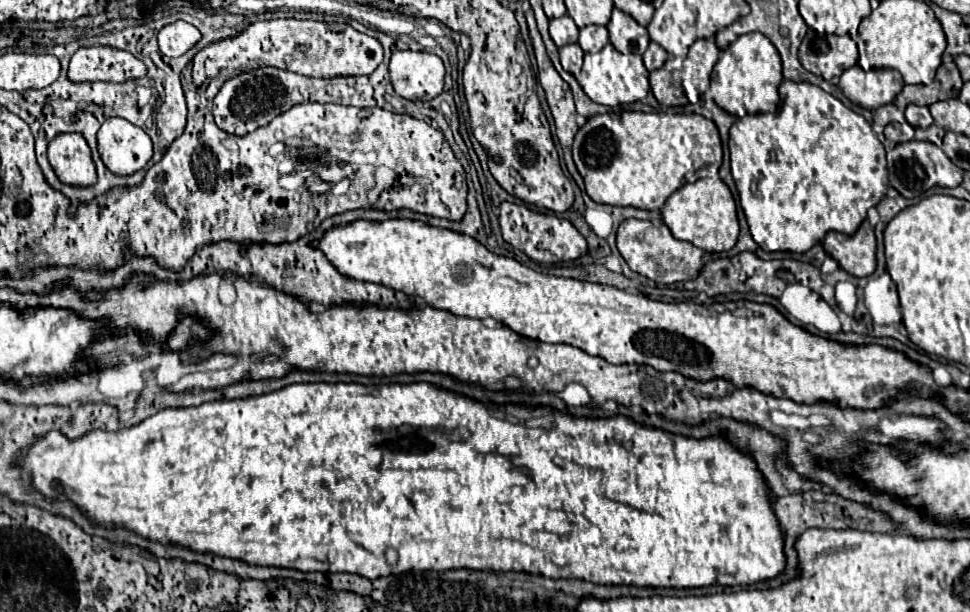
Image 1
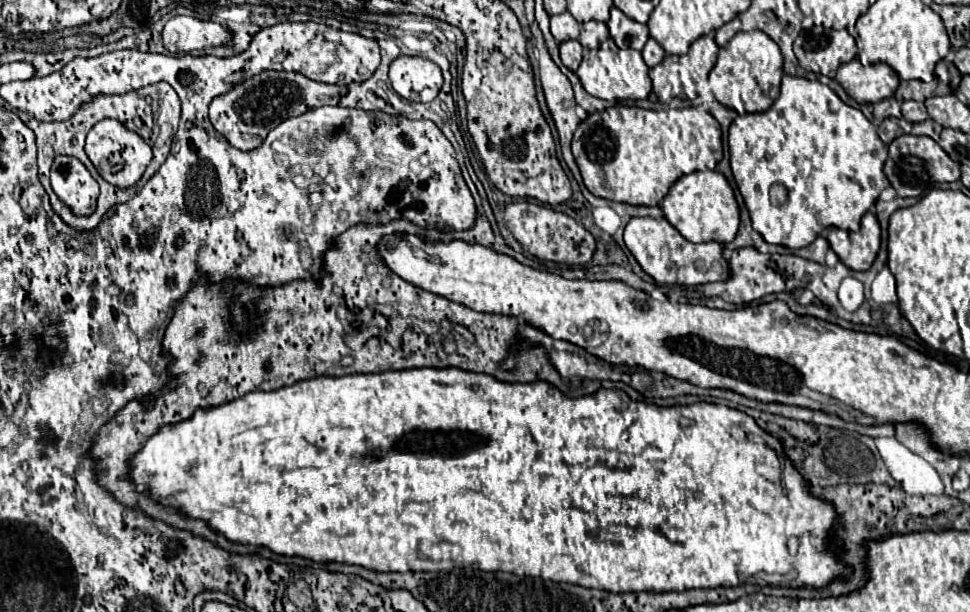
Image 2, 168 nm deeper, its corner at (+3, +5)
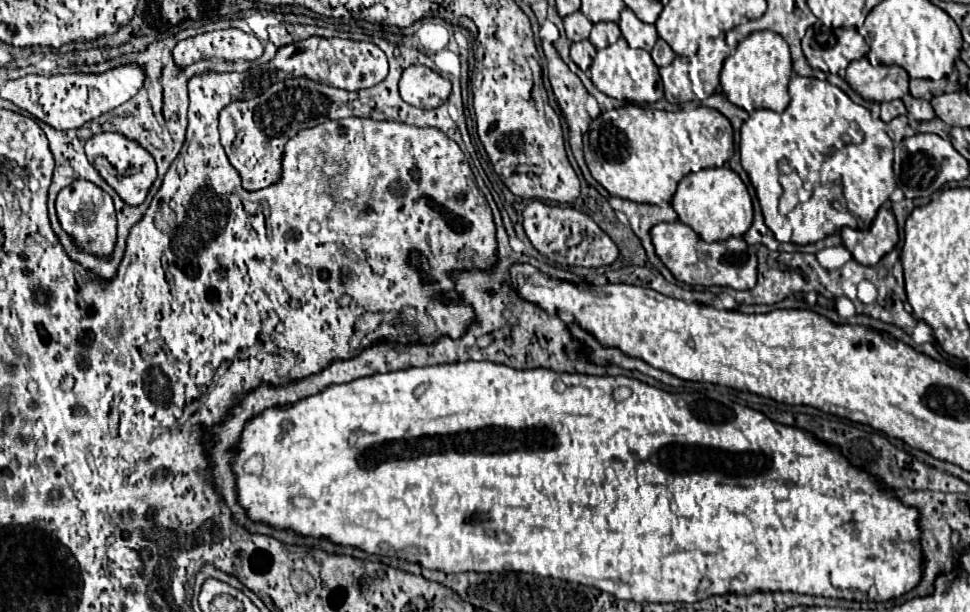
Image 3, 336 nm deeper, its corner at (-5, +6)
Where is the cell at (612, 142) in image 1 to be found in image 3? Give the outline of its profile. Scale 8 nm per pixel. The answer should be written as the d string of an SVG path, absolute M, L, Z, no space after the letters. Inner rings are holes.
M627 104L599 114L583 136L591 176L611 194L631 202L671 202L677 184L691 172L723 166L733 156L729 120L705 106L675 112Z

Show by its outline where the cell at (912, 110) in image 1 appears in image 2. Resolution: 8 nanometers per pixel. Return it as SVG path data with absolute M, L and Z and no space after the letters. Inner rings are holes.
M903 101L901 103L901 111L903 111L903 117L909 121L909 123L917 123L917 121L925 121L929 115L927 115L927 109L921 101Z

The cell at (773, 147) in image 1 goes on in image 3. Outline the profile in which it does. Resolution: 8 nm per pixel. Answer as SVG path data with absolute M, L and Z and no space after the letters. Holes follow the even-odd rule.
M795 74L791 76L789 84L791 102L781 114L771 110L755 110L741 126L741 166L755 188L767 228L779 242L795 244L813 244L829 234L839 234L843 226L867 230L881 204L889 200L891 192L895 190L893 142L885 132L885 122L881 118L873 118L867 108L855 104L843 90L825 80L803 78ZM785 168L789 168L789 172L797 172L805 182L805 188L813 194L805 204L799 204L793 212L781 216L777 212L777 176L785 172Z

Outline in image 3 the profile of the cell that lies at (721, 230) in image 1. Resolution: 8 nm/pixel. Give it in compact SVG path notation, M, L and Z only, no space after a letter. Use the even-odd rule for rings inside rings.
M705 168L687 174L671 200L679 220L693 228L705 242L719 242L731 236L741 238L753 222L753 204L743 180L729 168Z

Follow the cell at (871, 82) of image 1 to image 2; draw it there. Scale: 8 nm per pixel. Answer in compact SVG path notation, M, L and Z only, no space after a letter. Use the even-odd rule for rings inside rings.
M859 59L843 63L835 79L857 103L883 101L887 97L893 97L895 89L899 87L899 75L895 75L891 67L887 67L885 63L863 67Z

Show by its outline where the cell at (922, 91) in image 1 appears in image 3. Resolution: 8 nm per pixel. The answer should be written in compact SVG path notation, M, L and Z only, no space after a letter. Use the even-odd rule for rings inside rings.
M911 80L909 82L909 92L913 98L923 98L931 100L935 94L941 94L945 88L945 82L931 82L931 80Z

